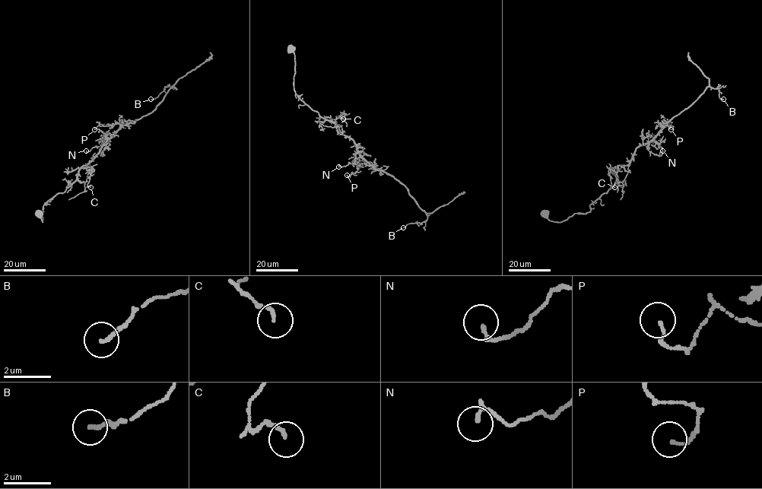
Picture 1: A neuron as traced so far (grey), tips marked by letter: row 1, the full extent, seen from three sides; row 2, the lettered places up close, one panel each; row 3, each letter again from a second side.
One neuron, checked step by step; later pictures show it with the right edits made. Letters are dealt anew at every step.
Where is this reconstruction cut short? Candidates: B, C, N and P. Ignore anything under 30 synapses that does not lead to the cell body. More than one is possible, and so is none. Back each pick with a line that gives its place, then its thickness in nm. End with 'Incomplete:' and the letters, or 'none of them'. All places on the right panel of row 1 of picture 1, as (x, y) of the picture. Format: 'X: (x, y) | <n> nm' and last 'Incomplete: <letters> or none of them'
Incomplete: none of them

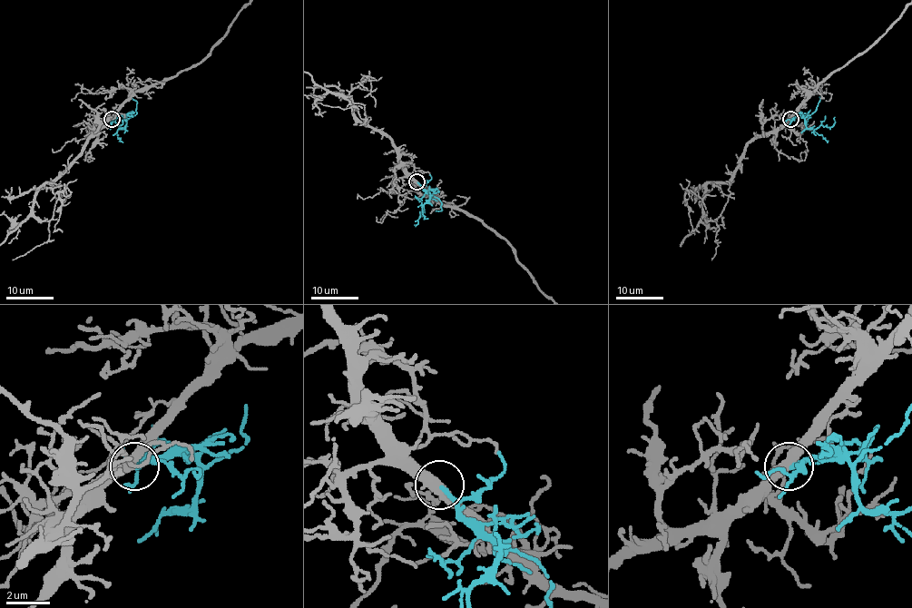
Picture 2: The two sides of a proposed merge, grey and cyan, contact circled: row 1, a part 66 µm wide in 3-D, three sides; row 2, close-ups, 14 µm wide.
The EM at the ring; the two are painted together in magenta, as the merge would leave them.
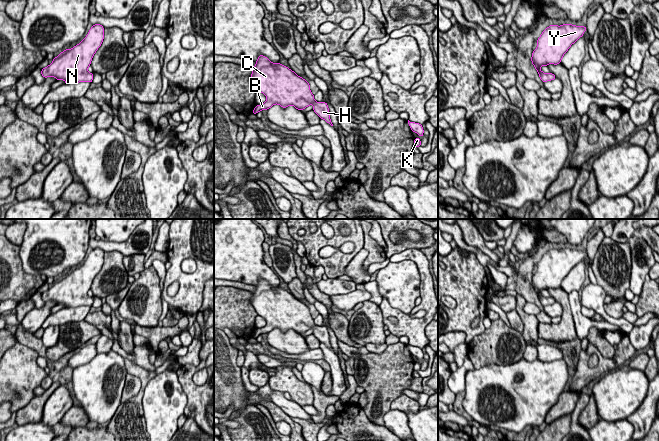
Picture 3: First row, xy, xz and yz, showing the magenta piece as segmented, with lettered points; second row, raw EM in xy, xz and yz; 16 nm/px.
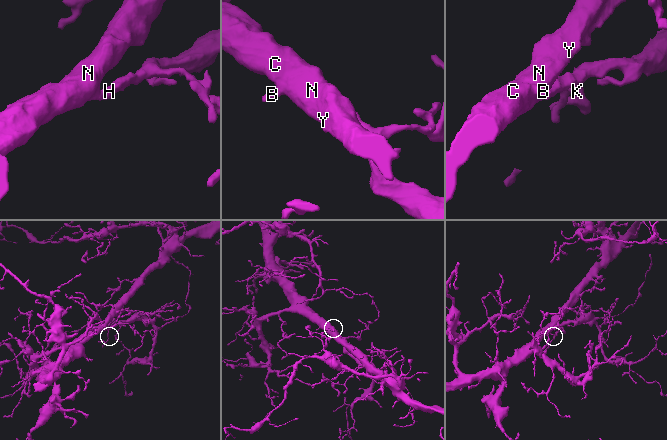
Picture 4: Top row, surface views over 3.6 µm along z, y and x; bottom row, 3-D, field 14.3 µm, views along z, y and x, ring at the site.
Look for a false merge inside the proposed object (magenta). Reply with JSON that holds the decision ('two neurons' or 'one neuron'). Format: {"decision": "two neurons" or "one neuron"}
{"decision": "one neuron"}

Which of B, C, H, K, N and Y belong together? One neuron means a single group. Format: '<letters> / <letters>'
B C H K N Y

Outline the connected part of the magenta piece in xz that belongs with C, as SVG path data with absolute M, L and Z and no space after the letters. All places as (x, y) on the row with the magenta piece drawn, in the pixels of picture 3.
M259 55L255 62L251 80L267 99L254 108L253 114L267 110L275 104L282 108L292 105L298 110L303 110L312 104L314 112L333 126L327 103L314 100L310 85L305 79L279 62L271 62L263 55Z

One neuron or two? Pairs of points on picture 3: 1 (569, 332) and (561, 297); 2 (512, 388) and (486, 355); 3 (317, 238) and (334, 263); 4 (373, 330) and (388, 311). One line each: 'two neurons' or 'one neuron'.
1: one neuron
2: two neurons
3: one neuron
4: two neurons

